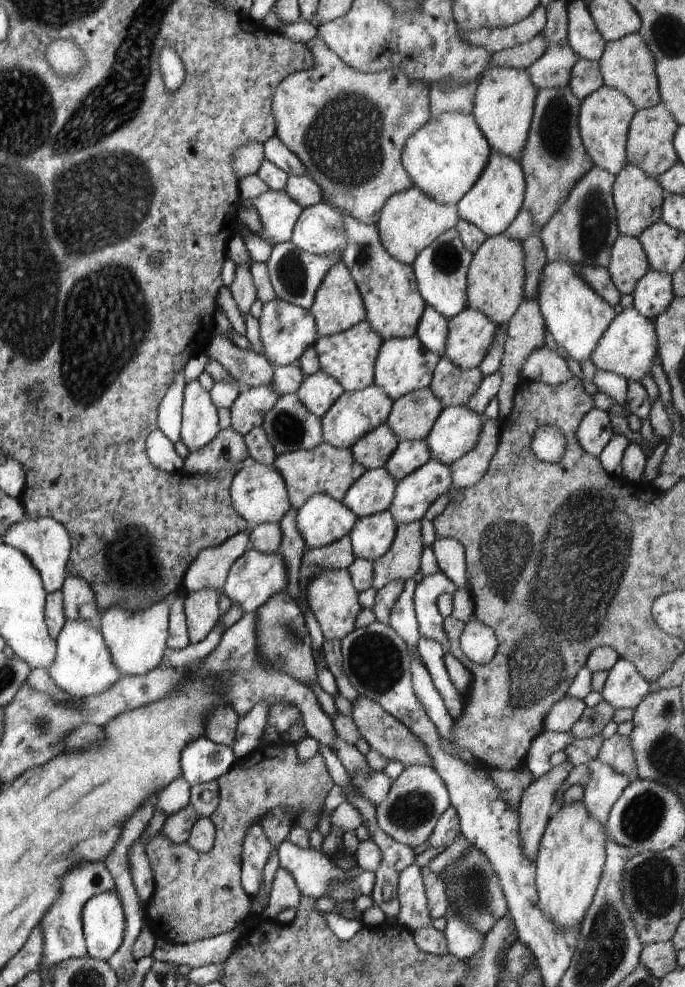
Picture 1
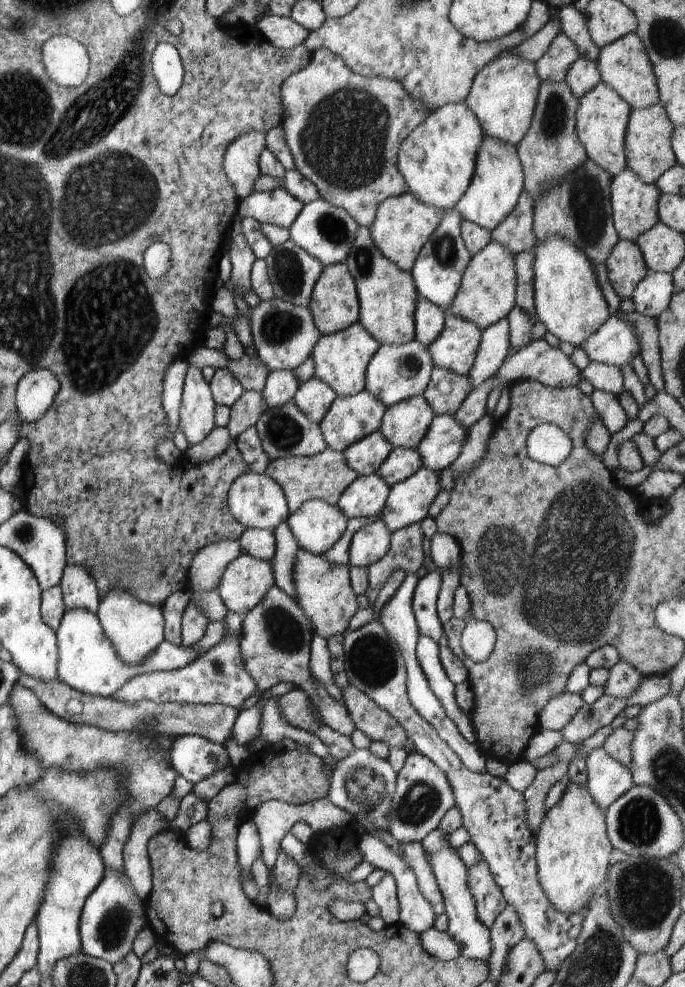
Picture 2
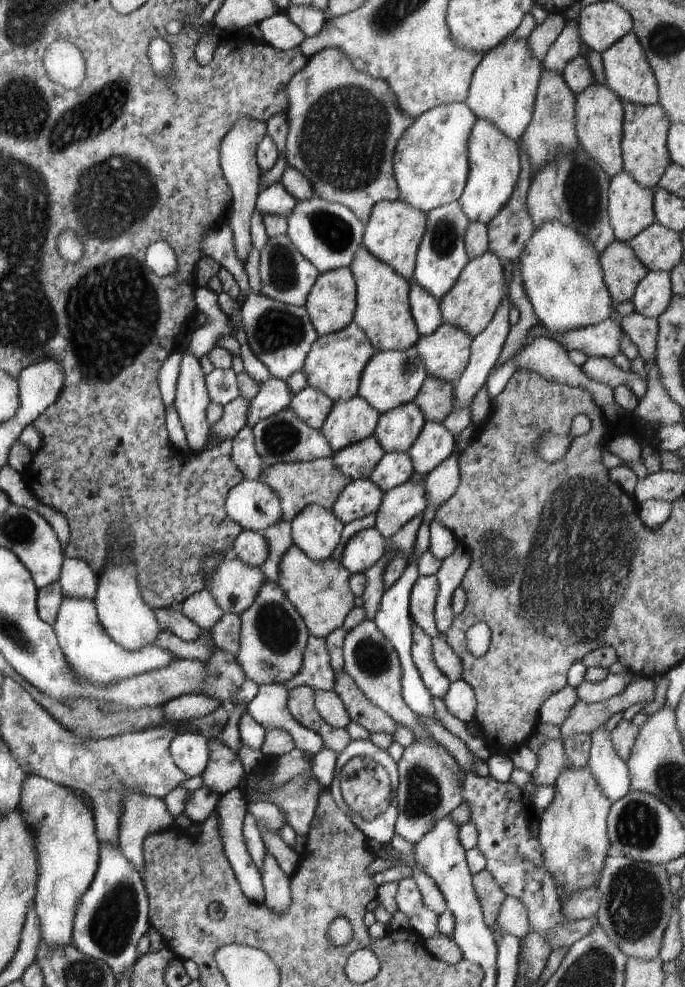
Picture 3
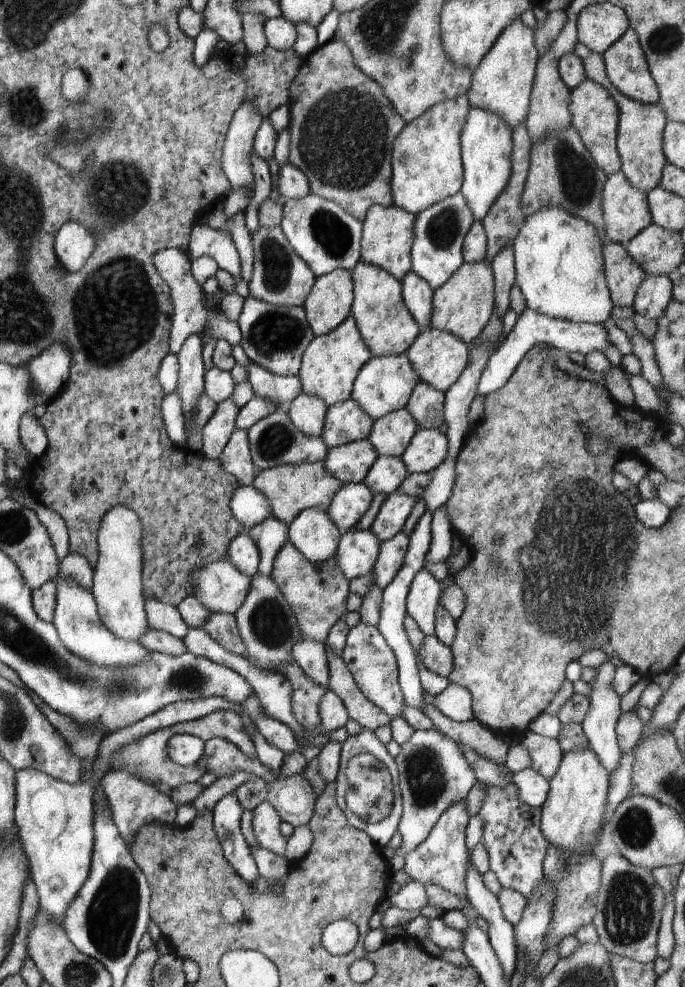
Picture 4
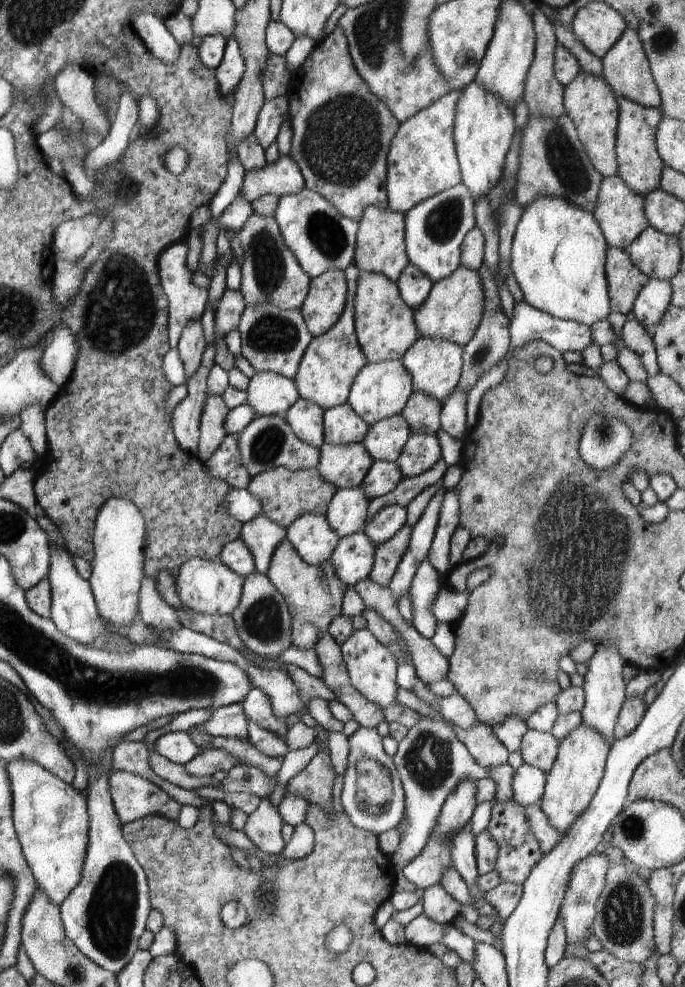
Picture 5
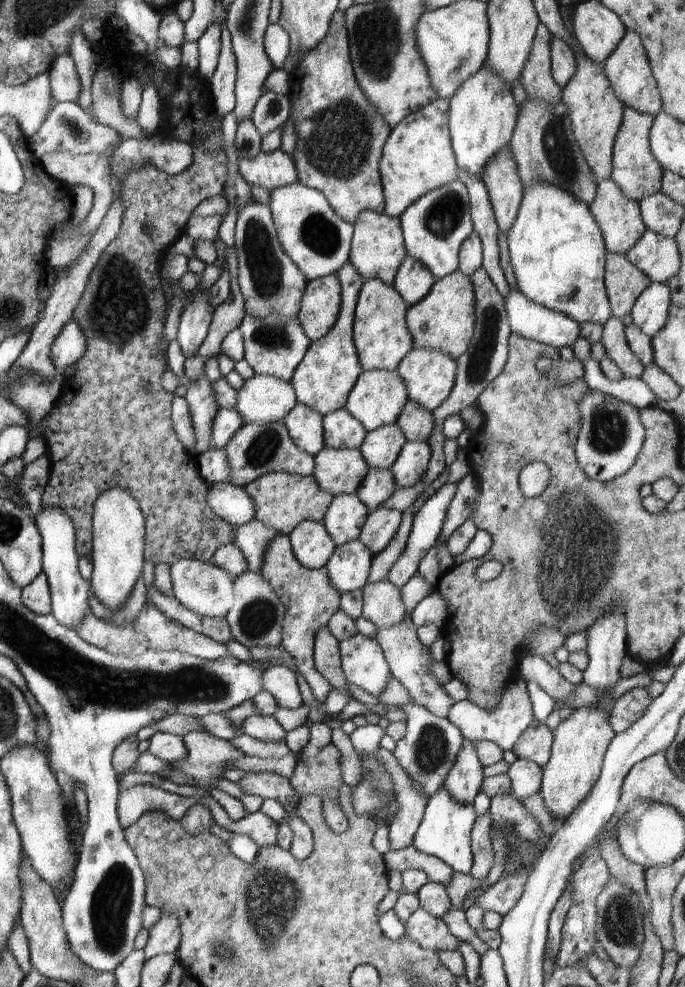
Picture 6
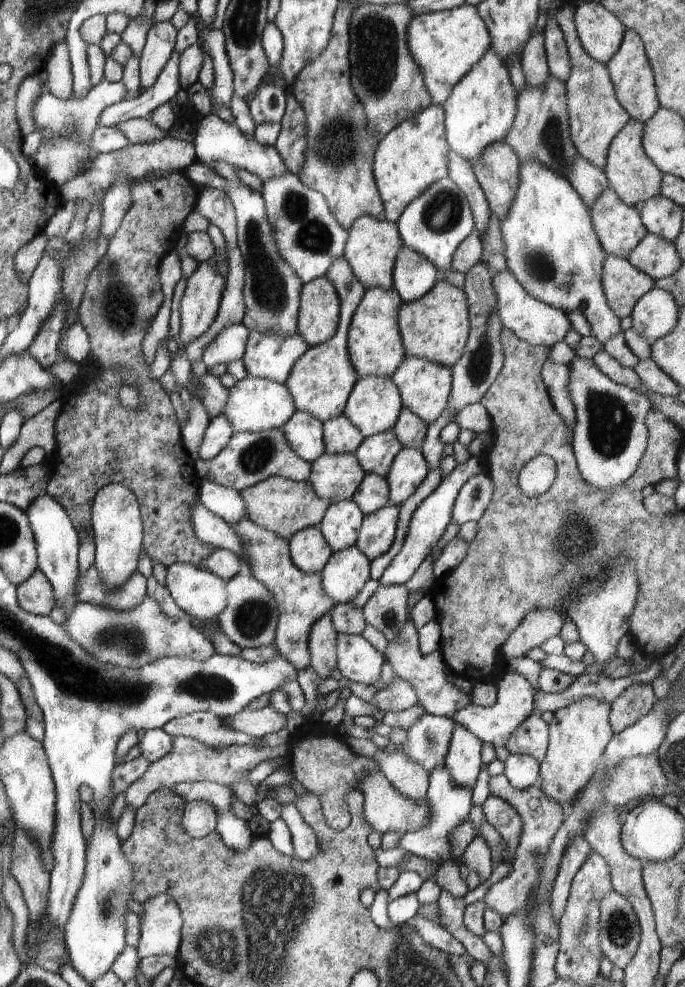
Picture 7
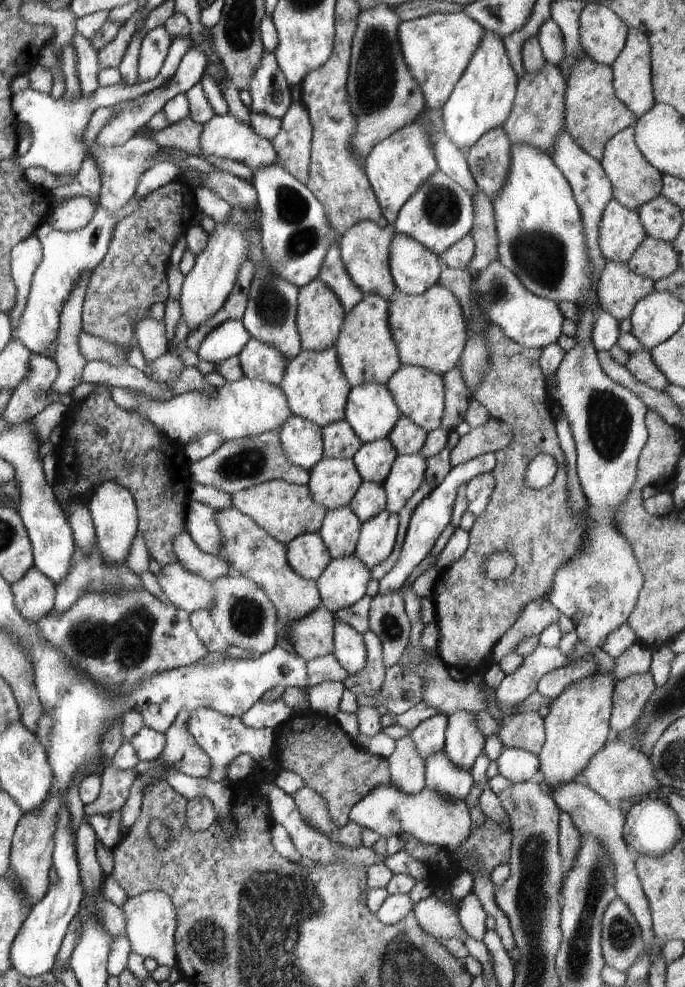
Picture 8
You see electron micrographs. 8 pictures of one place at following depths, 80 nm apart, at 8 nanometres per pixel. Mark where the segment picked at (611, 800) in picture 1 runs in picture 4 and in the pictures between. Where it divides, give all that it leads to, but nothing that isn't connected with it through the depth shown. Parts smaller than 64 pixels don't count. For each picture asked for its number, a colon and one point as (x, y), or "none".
2: (607, 780)
3: (611, 772)
4: (599, 722)

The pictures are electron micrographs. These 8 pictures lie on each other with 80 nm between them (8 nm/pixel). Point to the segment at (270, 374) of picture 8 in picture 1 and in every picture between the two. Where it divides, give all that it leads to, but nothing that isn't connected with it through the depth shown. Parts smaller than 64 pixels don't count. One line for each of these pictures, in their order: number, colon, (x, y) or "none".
1: (286, 331)
2: (284, 334)
3: (281, 335)
4: (275, 337)
5: (273, 340)
6: (275, 345)
7: (267, 356)

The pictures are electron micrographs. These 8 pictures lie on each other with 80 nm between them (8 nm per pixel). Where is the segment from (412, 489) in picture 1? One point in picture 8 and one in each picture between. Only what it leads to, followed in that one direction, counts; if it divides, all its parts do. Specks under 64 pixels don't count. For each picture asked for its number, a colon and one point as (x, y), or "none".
2: (409, 501)
3: (400, 505)
4: (390, 520)
5: (380, 528)
6: (381, 525)
7: (377, 532)
8: (377, 537)

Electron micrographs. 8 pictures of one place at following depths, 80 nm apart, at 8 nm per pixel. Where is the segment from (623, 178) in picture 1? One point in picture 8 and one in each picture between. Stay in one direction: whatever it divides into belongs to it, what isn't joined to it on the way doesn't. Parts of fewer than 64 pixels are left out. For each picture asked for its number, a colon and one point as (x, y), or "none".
2: (634, 203)
3: (631, 208)
4: (625, 209)
5: (620, 213)
6: (619, 219)
7: (619, 227)
8: (621, 232)

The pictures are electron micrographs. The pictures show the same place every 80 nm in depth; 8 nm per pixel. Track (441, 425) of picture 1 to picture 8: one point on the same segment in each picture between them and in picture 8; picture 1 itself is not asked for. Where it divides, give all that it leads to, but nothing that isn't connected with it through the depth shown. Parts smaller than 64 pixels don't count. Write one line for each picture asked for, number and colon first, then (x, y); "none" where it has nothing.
2: (443, 442)
3: (435, 445)
4: (428, 448)
5: (421, 451)
6: (412, 463)
7: (410, 467)
8: (407, 471)

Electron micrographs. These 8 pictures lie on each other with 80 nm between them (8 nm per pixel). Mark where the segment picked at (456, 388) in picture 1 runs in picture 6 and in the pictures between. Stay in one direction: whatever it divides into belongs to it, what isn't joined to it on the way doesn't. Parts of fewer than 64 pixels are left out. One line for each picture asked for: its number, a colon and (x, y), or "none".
2: (446, 392)
3: (436, 398)
4: (425, 405)
5: (422, 413)
6: (416, 424)

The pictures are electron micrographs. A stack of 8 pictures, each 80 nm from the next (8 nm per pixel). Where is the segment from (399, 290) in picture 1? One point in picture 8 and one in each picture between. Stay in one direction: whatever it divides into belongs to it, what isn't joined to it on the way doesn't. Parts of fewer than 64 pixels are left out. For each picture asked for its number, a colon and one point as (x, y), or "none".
2: (387, 296)
3: (382, 307)
4: (387, 327)
5: (384, 325)
6: (381, 339)
7: (374, 346)
8: (366, 353)

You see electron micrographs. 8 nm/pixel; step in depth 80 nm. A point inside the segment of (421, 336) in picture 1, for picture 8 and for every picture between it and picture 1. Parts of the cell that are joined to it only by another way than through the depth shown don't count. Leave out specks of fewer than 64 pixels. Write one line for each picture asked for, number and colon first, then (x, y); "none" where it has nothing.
2: (430, 319)
3: (425, 311)
4: (417, 293)
5: (414, 286)
6: (413, 280)
7: (414, 276)
8: (414, 268)

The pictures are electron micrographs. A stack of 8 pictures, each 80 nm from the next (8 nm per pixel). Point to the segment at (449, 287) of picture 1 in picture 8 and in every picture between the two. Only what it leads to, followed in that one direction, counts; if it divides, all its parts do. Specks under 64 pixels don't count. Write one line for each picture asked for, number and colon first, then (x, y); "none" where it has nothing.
2: (440, 265)
3: (441, 256)
4: (439, 231)
5: (434, 228)
6: (433, 228)
7: (436, 222)
8: (440, 212)

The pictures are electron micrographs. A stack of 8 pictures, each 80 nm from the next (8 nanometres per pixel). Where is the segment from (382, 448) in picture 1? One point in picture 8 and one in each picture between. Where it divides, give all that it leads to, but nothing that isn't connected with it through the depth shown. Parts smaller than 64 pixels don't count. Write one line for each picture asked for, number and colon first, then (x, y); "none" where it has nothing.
2: (365, 457)
3: (358, 460)
4: (349, 463)
5: (343, 466)
6: (338, 471)
7: (335, 477)
8: (332, 482)

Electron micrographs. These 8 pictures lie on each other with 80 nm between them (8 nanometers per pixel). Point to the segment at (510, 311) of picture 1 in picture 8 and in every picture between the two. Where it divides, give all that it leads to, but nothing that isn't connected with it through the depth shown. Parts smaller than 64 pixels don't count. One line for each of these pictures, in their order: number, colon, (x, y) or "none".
2: (487, 294)
3: (471, 304)
4: (462, 307)
5: (453, 310)
6: (444, 319)
7: (435, 328)
8: (429, 330)

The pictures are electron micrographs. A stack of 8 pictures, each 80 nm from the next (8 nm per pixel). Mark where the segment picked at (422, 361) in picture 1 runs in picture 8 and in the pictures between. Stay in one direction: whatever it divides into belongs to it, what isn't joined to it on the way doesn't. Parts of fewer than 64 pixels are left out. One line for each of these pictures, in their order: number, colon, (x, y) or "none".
2: (395, 373)
3: (391, 378)
4: (384, 384)
5: (381, 390)
6: (378, 397)
7: (374, 405)
8: (371, 411)

